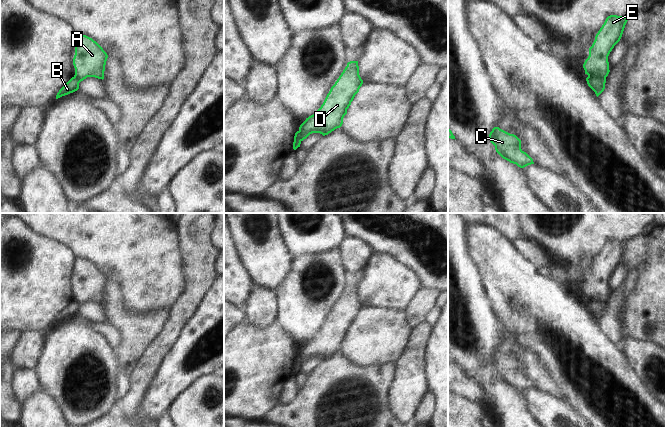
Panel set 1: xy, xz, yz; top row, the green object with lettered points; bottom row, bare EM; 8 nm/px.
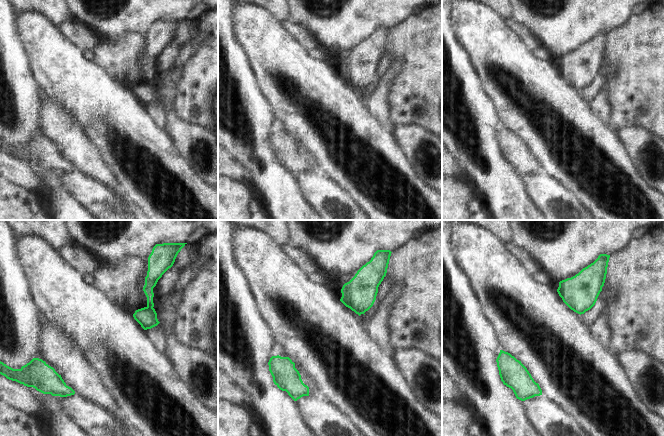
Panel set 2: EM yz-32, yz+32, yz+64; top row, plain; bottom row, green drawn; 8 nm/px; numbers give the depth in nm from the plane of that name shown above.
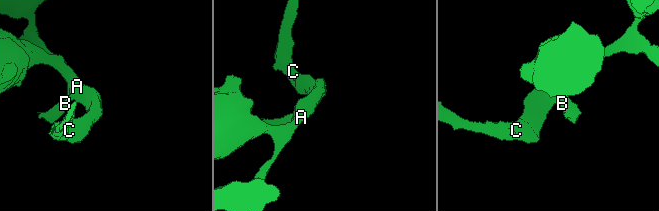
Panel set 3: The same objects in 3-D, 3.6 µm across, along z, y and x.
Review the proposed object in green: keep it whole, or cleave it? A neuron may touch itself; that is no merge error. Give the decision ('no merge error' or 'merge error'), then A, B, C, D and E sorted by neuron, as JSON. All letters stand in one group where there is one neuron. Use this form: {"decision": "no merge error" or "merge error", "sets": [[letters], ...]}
{"decision": "merge error", "sets": [["A", "C", "D", "E"], ["B"]]}

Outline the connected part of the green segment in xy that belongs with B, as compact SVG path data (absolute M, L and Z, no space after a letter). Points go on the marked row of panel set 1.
M72 77L57 93L56 99L68 95L70 93L73 93L79 89L79 81L75 78Z

